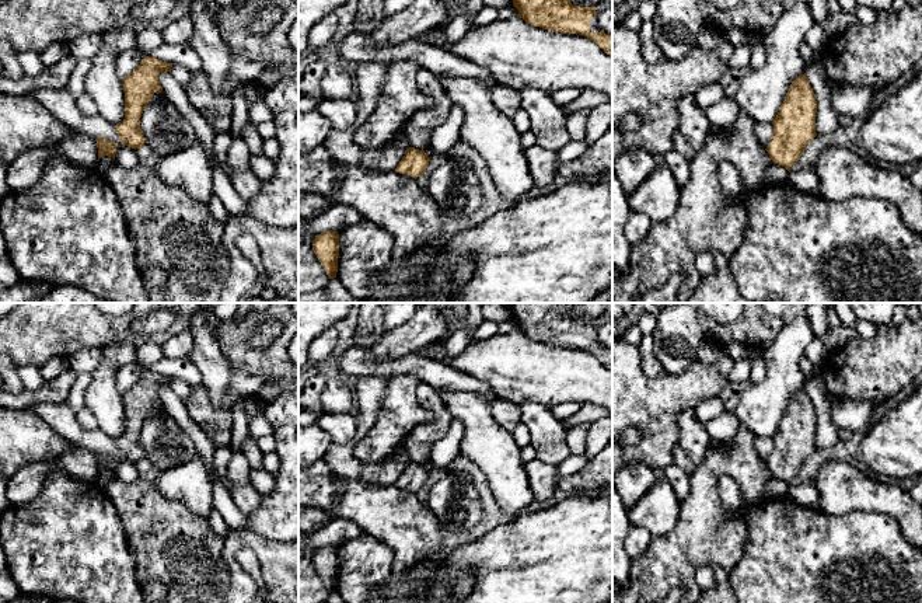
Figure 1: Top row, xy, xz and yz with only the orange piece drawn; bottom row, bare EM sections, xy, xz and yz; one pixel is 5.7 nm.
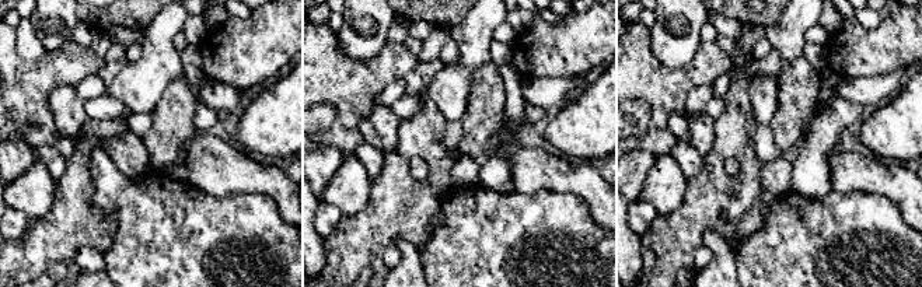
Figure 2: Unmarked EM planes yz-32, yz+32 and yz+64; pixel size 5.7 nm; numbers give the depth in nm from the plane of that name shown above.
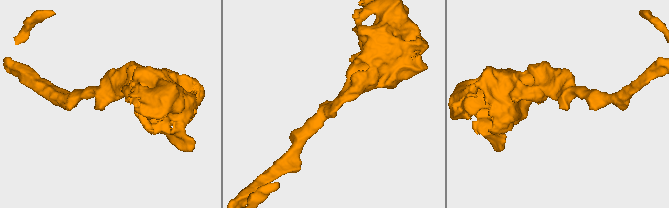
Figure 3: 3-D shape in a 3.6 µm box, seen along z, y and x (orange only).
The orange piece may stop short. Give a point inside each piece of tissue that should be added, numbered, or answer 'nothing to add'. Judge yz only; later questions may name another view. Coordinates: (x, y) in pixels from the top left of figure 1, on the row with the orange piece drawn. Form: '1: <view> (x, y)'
nothing to add

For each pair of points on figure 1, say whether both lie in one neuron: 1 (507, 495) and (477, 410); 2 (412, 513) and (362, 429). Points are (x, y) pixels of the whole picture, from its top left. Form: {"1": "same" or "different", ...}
{"1": "same", "2": "different"}

